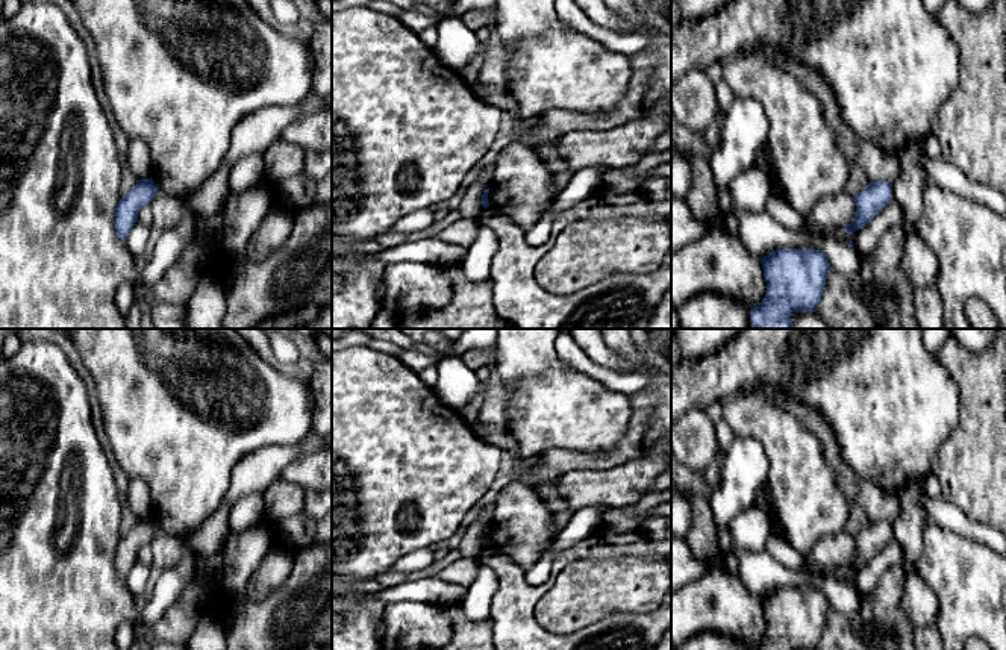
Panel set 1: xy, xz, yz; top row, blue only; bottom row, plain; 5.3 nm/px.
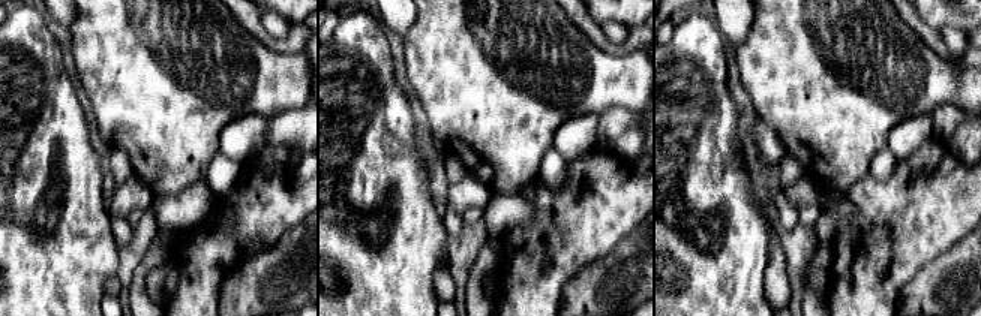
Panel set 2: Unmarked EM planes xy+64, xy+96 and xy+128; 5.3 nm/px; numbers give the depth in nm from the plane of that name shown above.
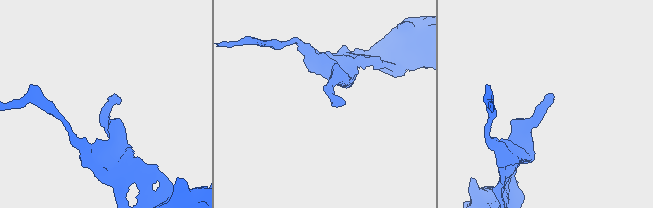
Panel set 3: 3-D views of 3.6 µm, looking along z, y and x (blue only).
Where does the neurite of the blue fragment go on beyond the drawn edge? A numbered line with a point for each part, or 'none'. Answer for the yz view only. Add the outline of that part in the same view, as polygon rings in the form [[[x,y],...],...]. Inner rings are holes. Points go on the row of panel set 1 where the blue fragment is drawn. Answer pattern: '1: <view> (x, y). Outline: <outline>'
none

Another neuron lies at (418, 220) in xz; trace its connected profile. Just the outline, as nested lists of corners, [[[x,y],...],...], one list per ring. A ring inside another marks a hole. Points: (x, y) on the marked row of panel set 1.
[[[421,208],[401,217],[392,227],[391,235],[398,238],[414,232],[421,232],[435,223],[435,212],[430,208]]]

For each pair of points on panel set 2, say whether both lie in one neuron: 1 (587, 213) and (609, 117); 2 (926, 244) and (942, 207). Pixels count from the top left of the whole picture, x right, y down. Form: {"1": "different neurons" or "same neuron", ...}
{"1": "different neurons", "2": "same neuron"}

